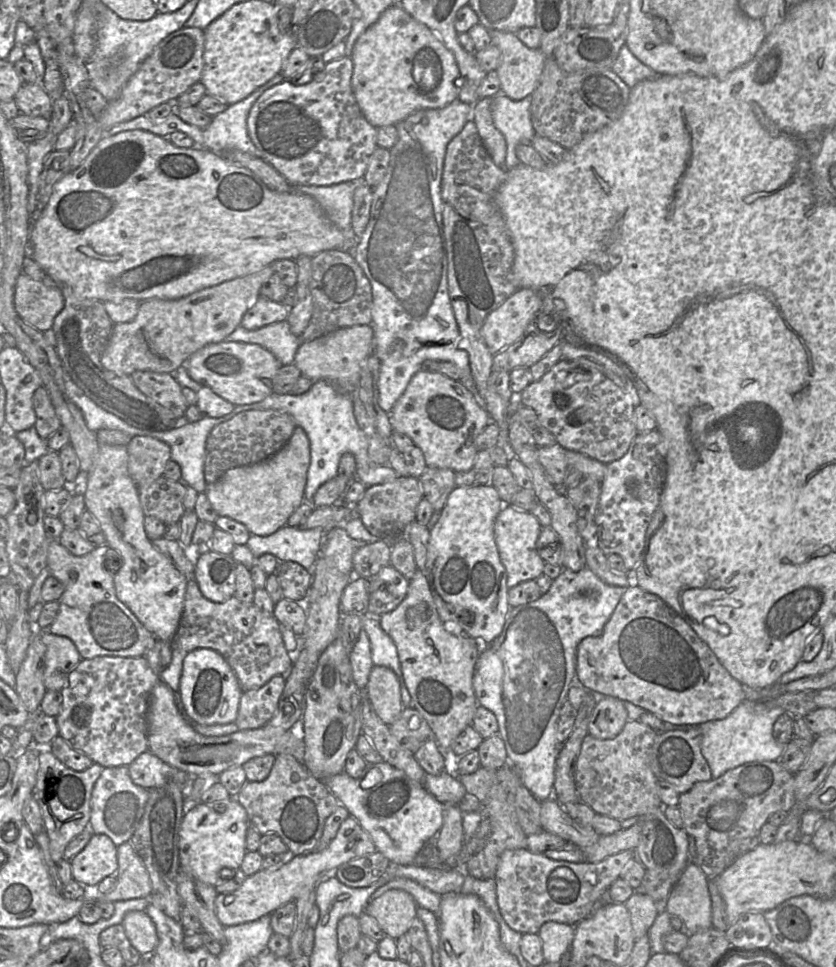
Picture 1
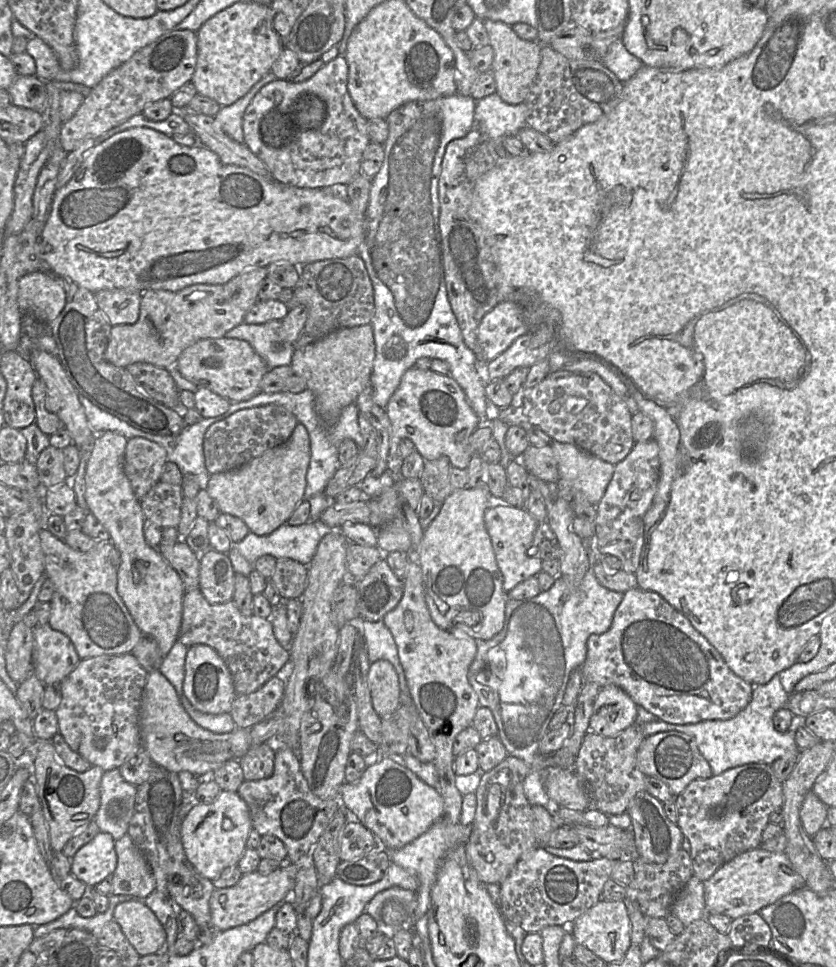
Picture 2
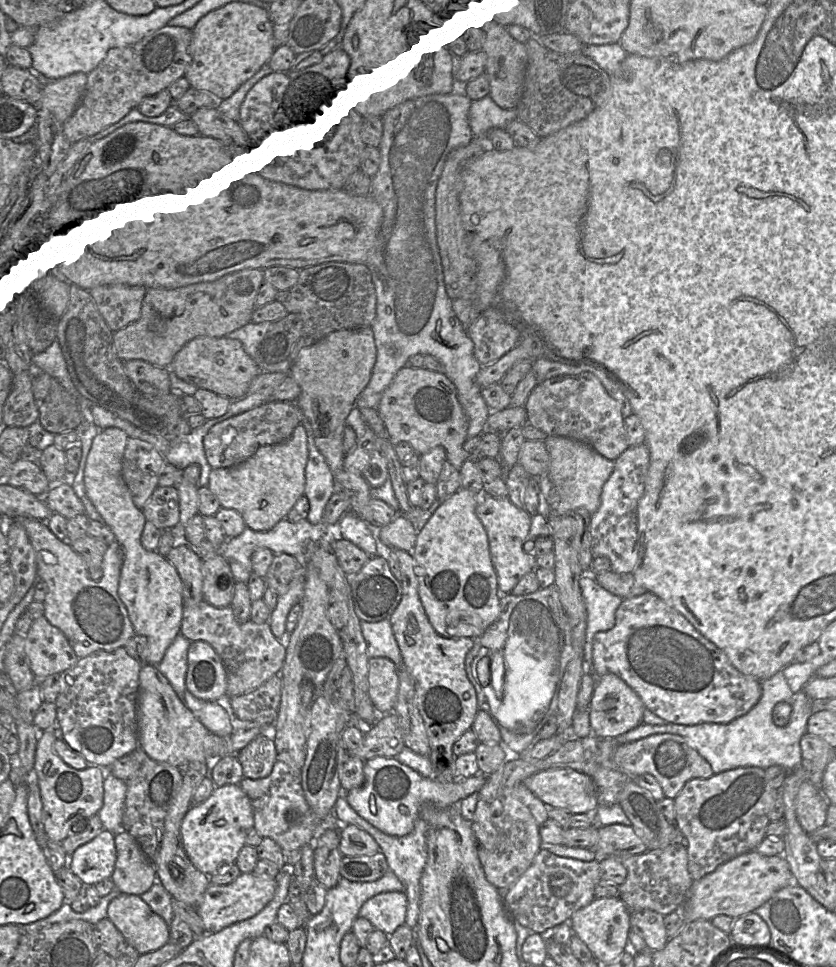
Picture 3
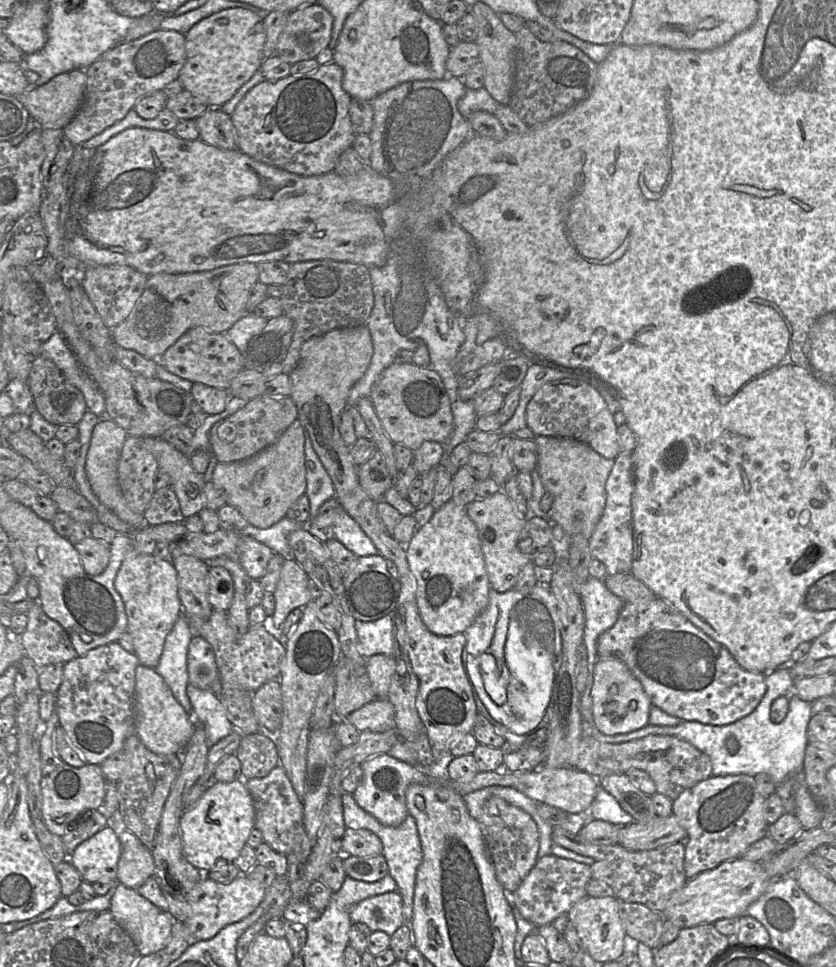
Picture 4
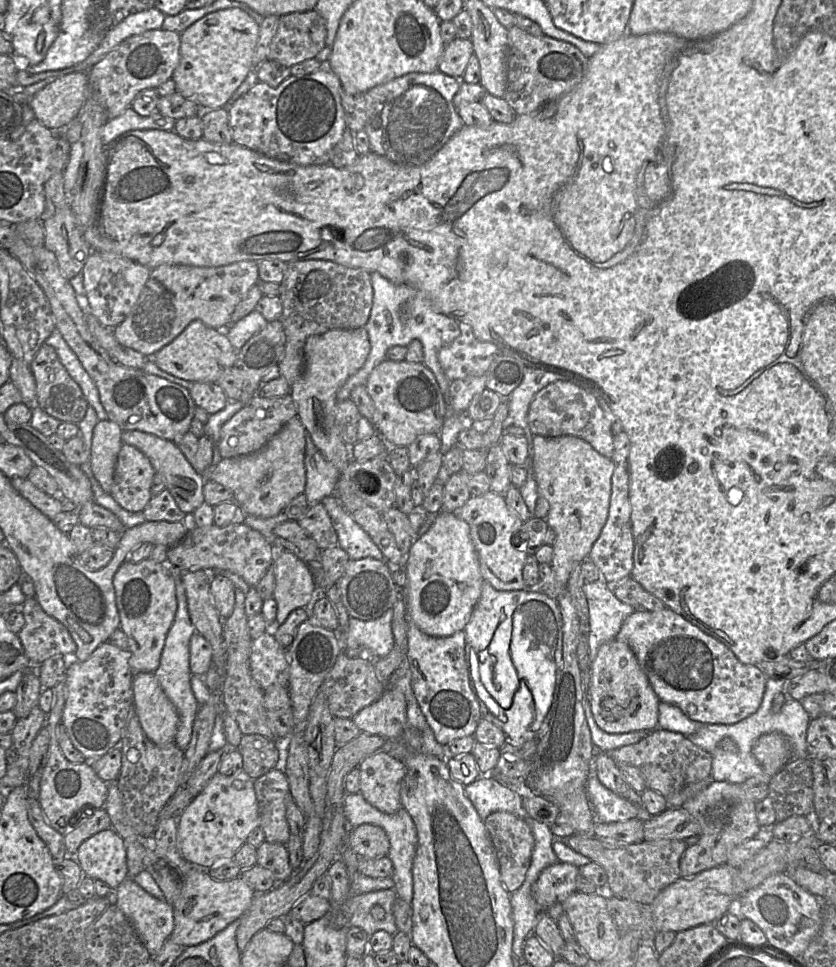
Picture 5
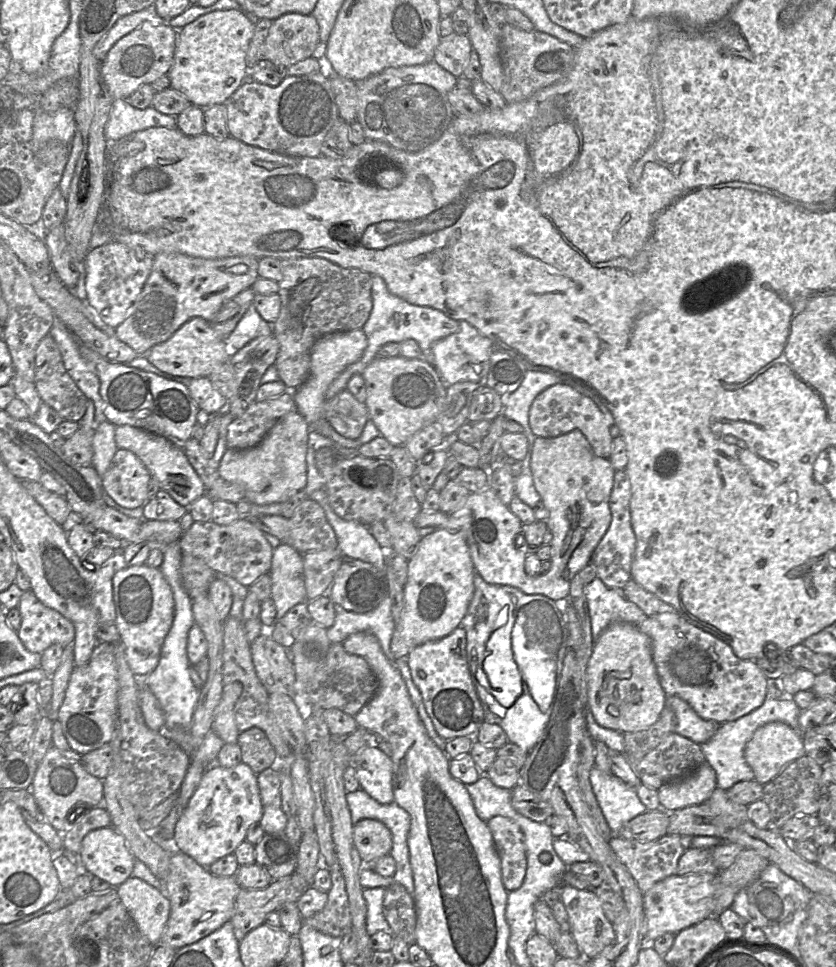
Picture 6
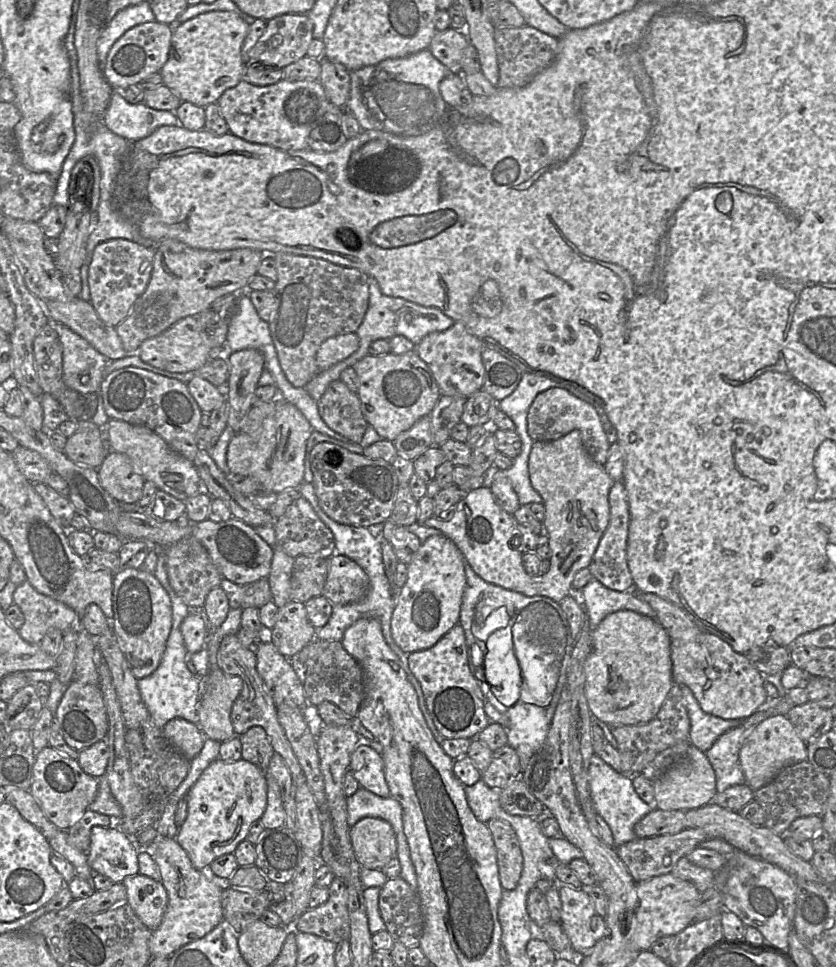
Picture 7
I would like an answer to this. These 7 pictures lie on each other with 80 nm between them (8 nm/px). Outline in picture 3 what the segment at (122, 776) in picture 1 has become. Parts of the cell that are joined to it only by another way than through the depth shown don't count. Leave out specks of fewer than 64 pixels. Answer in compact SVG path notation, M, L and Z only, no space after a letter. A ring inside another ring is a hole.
M105 773L103 806L98 812L103 827L114 834L123 829L127 785L116 776Z

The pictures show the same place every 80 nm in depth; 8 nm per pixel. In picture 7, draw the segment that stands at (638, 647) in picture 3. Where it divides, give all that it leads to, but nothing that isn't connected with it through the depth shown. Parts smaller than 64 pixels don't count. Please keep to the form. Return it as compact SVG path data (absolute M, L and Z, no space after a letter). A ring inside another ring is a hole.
M700 628L694 639L670 639L672 677L675 684L691 689L701 709L722 719L747 719L768 700L764 676L745 654L738 653L722 638Z

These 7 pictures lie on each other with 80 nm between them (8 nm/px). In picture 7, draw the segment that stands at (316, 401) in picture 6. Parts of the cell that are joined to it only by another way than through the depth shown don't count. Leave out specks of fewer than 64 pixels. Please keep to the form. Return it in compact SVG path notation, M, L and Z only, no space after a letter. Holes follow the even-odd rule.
M356 333L338 335L325 340L316 354L318 372L327 370L334 364L345 360L359 348Z

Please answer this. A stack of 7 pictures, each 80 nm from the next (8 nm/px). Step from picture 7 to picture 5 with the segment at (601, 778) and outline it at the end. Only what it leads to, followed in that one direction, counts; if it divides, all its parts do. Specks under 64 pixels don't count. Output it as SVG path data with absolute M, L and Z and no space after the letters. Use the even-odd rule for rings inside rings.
M594 772L588 777L587 793L597 821L625 822L645 815L642 807L634 805L602 785Z

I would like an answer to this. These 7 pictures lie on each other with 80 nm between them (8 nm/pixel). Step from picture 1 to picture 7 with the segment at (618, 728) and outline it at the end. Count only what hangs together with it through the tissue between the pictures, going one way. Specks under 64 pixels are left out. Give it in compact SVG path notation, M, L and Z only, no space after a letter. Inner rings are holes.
M619 610L608 614L597 626L592 630L592 651L587 657L584 664L585 672L585 696L588 707L593 715L599 720L612 725L640 725L652 720L659 712L663 702L674 683L672 677L672 660L671 660L671 640L665 628L654 618L636 613L631 610Z

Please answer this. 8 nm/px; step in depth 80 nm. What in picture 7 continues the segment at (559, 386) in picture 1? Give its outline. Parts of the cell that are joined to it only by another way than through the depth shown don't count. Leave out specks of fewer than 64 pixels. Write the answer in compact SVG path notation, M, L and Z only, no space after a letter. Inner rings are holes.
M559 387L539 393L529 407L527 415L527 430L533 443L557 440L573 430L578 430L586 451L596 463L602 466L607 462L610 448L608 424L611 425L611 421L597 399L585 401Z

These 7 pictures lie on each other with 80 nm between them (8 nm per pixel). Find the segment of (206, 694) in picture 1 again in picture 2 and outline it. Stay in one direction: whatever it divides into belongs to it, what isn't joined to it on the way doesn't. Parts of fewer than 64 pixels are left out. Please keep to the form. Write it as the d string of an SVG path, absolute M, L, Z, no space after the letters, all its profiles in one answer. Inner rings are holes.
M203 644L188 649L183 692L195 709L207 714L229 713L237 696L231 673L224 660L213 648Z

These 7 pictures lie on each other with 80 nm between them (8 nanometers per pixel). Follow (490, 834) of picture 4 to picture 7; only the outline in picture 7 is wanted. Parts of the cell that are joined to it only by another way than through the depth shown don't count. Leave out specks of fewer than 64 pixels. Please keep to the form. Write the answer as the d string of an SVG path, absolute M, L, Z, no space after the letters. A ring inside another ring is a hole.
M501 819L487 822L492 834L503 890L513 890L518 885L523 869L523 856L518 837L513 827Z

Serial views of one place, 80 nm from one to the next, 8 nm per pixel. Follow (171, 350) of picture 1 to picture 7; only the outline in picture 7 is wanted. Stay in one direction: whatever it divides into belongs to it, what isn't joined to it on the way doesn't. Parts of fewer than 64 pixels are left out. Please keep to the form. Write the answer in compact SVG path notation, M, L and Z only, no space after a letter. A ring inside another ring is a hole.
M175 239L160 242L155 248L153 270L146 290L132 305L127 317L116 326L124 349L128 353L138 353L146 339L161 334L178 320L201 313L222 296L249 291L249 281L258 274L265 255L271 254L250 248L202 250Z

